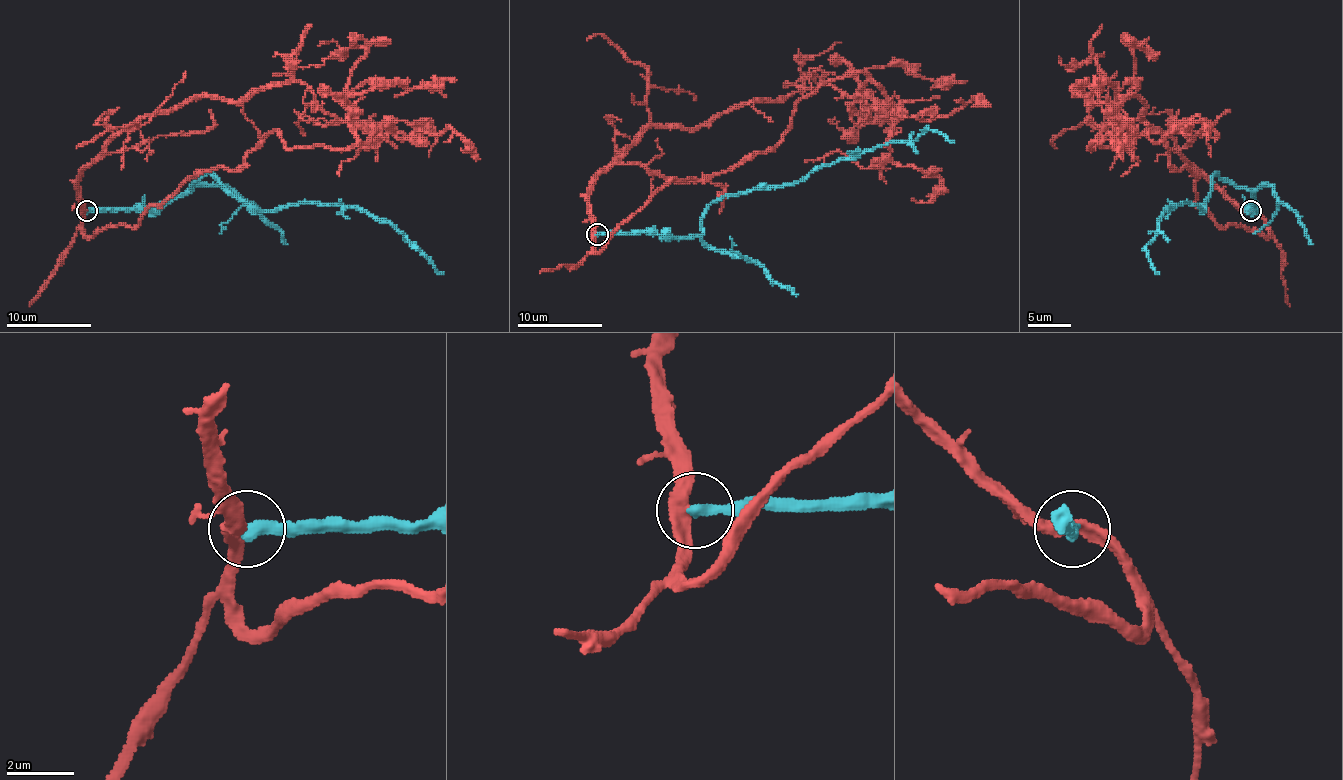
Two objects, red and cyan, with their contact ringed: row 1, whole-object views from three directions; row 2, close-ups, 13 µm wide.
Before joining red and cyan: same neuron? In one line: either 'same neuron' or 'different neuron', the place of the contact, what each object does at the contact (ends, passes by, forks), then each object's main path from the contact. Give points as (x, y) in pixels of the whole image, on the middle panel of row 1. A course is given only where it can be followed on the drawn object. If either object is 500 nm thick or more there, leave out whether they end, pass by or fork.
different neuron | (597, 234) | red passes by | cyan ends | red via (595, 234), (589, 185), (651, 126), (698, 128), (819, 83), (896, 111), (890, 158), (939, 179), (911, 198) | cyan via (597, 234), (698, 237), (706, 209), (721, 200), (794, 185), (819, 166), (911, 143), (924, 130), (954, 143)

